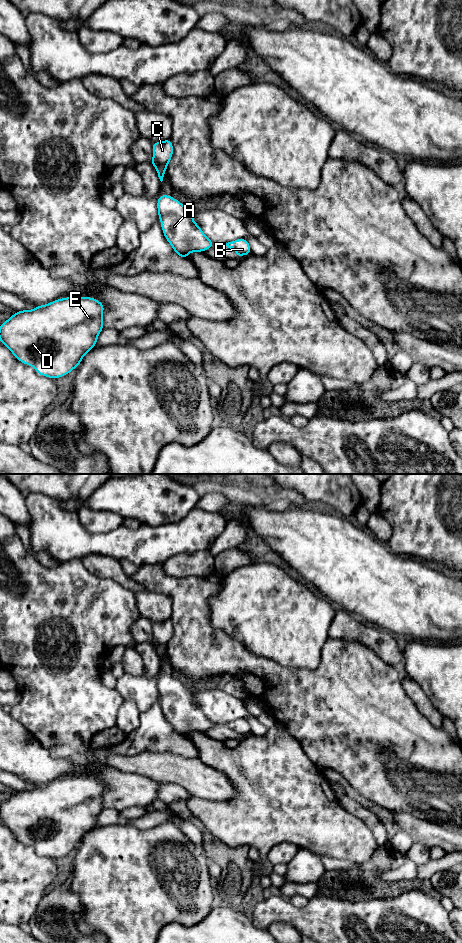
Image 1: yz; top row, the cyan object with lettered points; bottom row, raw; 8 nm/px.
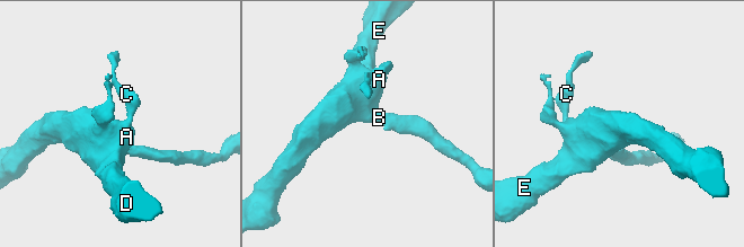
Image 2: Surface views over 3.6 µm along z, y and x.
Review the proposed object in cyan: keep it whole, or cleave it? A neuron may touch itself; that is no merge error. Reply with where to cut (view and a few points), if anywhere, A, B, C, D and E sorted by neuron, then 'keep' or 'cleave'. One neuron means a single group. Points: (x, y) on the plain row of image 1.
no cut | A B C D E | keep

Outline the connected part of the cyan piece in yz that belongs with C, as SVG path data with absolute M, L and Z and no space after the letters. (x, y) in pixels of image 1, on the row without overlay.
M167 619L161 622L152 623L153 639L150 643L156 648L160 661L163 661L163 657L166 652L166 648L170 643L173 635L173 625L171 619Z

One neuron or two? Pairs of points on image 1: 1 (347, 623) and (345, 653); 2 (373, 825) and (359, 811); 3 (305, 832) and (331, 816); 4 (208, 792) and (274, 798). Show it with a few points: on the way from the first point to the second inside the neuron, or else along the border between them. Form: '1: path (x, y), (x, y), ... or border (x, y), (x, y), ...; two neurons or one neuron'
1: border (329, 636), (355, 640), (368, 648); two neurons
2: path (370, 822), (362, 814); one neuron
3: path (311, 826), (315, 822), (325, 822); one neuron
4: border (224, 775), (236, 794), (213, 801); two neurons

